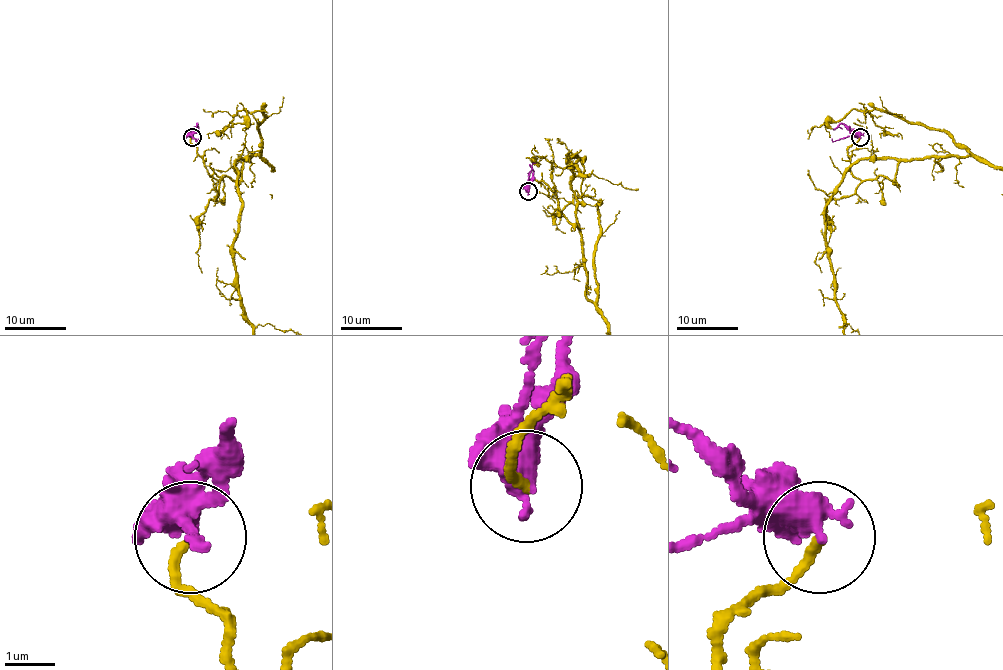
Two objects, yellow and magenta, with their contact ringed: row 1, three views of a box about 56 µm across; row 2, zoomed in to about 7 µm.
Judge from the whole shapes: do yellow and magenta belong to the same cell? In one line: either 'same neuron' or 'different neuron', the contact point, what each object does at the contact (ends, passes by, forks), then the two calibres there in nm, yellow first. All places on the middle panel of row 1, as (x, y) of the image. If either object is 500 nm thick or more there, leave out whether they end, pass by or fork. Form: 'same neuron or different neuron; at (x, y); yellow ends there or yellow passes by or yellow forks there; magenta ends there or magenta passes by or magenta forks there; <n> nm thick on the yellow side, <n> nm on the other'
same neuron; at (528, 191); 190 nm thick on the yellow side, 600 nm on the other

